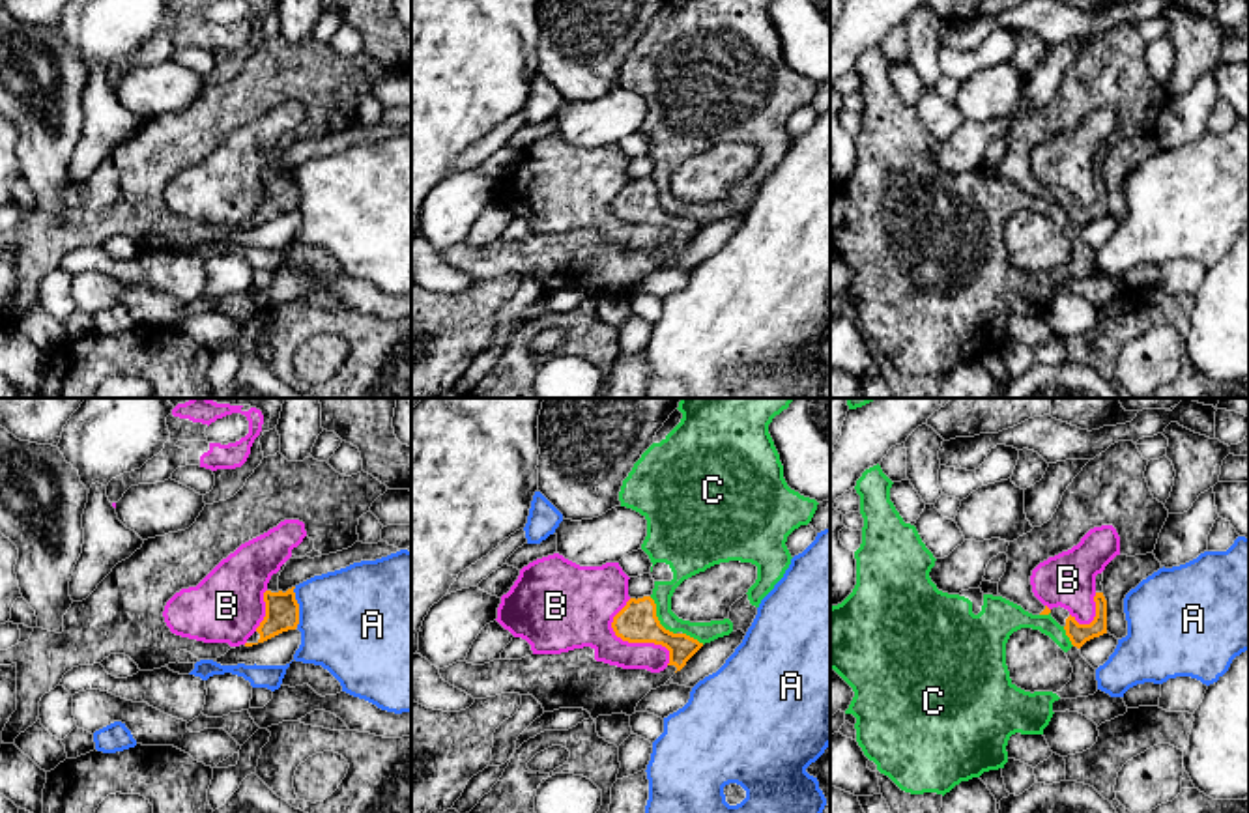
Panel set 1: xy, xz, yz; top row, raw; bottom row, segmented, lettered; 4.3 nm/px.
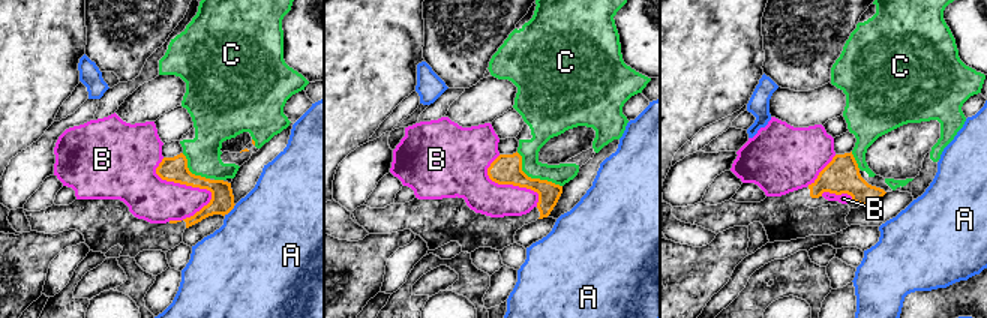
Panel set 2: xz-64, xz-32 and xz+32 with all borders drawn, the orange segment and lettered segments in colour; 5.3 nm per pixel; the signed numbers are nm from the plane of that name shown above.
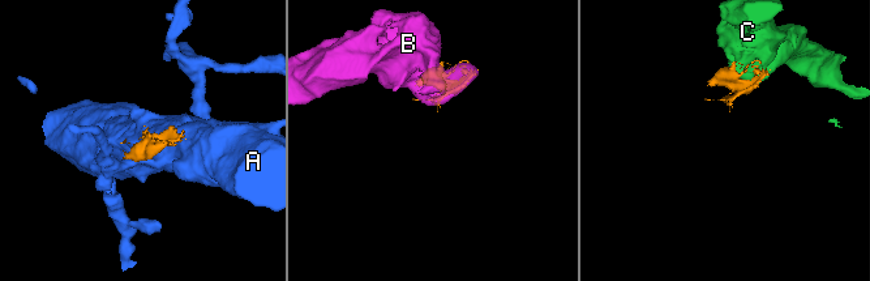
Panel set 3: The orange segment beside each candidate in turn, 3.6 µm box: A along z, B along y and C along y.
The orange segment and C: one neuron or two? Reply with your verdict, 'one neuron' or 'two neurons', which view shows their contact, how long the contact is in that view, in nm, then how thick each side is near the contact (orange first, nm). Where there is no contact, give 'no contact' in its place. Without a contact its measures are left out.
two neurons | xz | 200 nm | 180/110 nm

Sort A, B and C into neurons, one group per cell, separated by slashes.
A / B / C

